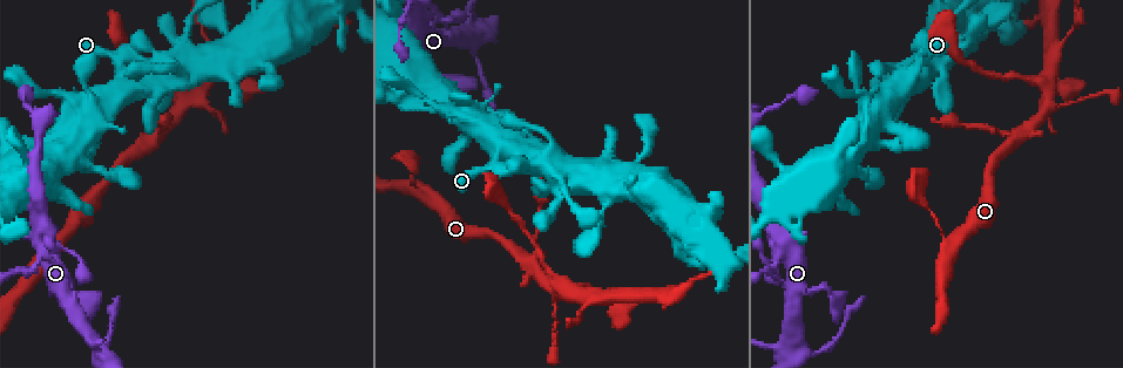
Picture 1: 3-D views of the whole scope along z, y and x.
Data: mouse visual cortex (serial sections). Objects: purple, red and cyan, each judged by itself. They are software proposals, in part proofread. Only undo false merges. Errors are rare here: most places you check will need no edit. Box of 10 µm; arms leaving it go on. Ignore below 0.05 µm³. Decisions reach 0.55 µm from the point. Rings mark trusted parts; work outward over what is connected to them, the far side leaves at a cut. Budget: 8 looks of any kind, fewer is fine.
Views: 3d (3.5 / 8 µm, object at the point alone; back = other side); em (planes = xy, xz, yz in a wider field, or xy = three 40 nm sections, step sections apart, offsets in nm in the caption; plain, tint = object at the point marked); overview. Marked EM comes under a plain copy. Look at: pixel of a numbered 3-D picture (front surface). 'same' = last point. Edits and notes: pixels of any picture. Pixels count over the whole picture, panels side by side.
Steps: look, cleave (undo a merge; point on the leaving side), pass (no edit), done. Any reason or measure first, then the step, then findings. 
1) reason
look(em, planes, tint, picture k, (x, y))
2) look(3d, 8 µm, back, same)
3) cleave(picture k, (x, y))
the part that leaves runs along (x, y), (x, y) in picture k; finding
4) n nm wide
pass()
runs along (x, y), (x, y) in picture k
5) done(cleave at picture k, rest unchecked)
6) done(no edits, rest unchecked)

sharp bend
look(3d, 3.5 µm, picture 1, (498, 155))

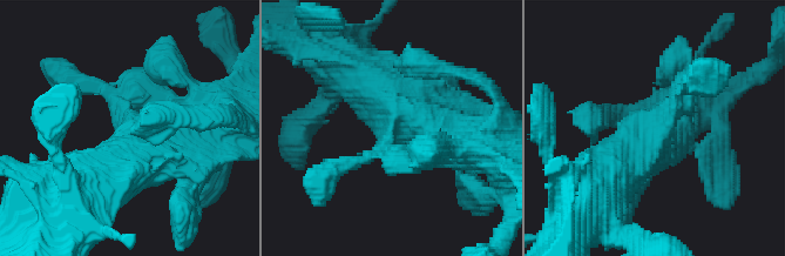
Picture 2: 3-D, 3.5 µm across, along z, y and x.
pass()
runs along (102, 88), (135, 142), (211, 125) in picture 2; continuous, no second cell

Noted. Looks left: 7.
thin arm on a thick one
look(3d, 3.5 µm, picture 1, (1053, 53))

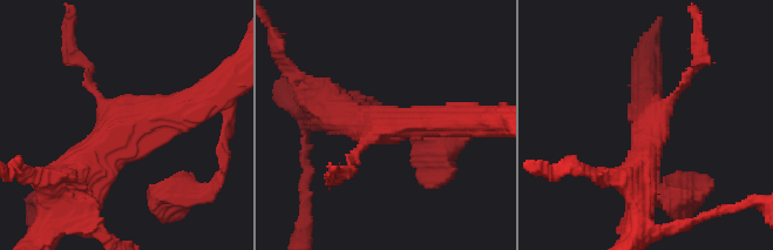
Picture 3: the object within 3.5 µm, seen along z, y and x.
shape alone is not enough
look(em, xy, step 5, tint, picture 3, (122, 130))

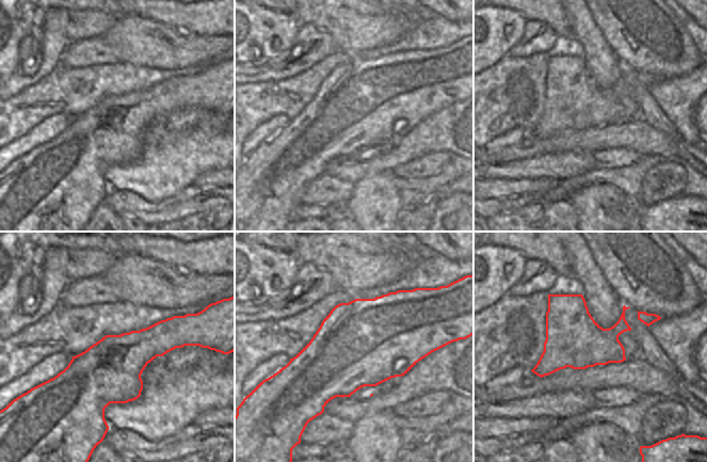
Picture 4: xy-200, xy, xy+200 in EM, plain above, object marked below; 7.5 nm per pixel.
650 nm wide
pass()
runs along (63, 187), (121, 128), (194, 103) in picture 3; one cell here

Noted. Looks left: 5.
sudden change in width
look(3d, 3.5 µm, picture 1, (472, 41))

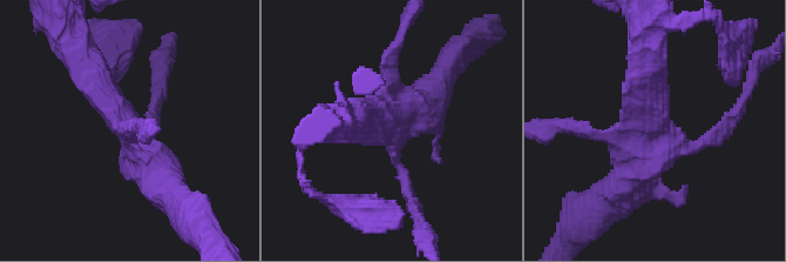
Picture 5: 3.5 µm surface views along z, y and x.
4 arms; arms of 150, 200, 450, 500 nm
look(em, xy, step 3, tint, picture 5, (387, 127))

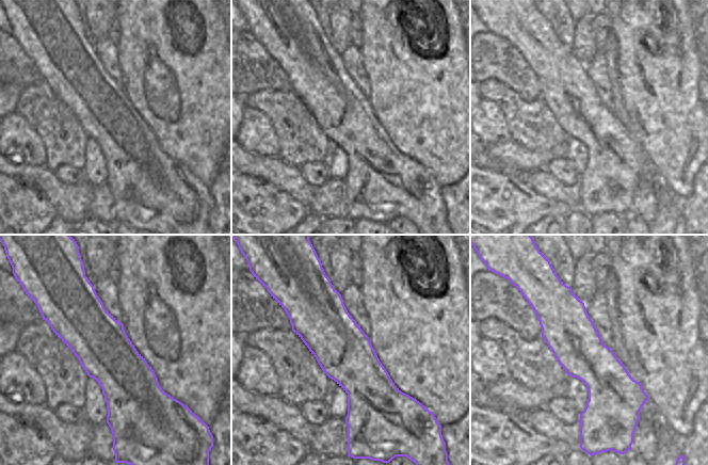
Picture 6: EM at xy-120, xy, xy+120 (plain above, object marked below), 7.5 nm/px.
pass()
runs along (82, 59), (136, 146), (169, 175) in picture 5; all the same cell

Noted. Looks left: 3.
done(no edits, rest unchecked)

